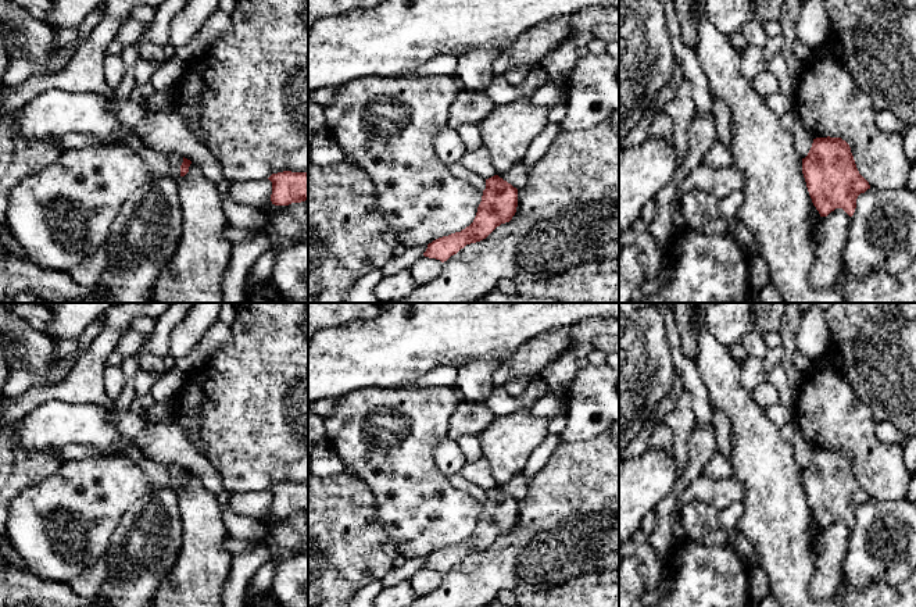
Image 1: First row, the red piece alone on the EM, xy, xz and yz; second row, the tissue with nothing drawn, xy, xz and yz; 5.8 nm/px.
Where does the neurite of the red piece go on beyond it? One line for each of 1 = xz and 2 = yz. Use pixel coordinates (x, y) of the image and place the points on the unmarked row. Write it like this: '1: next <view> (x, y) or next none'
1: next none
2: next none

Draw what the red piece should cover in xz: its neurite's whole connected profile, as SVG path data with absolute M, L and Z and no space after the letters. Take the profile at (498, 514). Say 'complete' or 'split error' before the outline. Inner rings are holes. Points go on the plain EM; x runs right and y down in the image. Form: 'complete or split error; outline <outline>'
complete; outline M494 486L486 490L482 513L473 533L461 543L439 549L427 556L425 568L447 572L466 556L486 550L497 538L509 533L516 524L518 500Z

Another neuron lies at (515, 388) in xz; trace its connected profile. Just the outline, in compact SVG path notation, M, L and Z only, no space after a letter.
M519 376L504 385L507 393L512 397L519 397L529 386L530 379L527 376Z

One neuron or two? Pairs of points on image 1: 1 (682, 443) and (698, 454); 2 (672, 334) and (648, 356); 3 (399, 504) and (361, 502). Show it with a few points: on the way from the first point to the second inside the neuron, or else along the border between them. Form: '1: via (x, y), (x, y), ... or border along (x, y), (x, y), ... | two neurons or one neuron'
1: border along (696, 422), (689, 442), (689, 463), (677, 474) | two neurons
2: border along (662, 317), (671, 347), (672, 366), (676, 370) | two neurons
3: border along (355, 477), (374, 496), (378, 520), (387, 534) | two neurons

